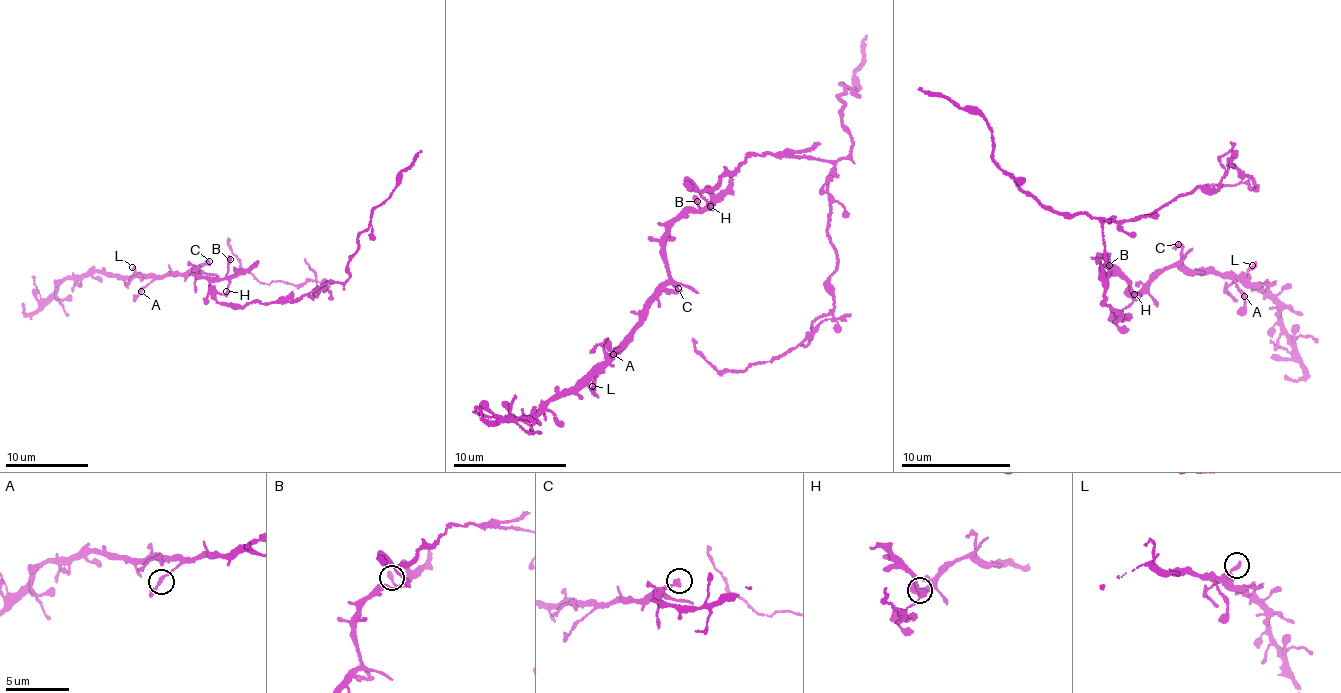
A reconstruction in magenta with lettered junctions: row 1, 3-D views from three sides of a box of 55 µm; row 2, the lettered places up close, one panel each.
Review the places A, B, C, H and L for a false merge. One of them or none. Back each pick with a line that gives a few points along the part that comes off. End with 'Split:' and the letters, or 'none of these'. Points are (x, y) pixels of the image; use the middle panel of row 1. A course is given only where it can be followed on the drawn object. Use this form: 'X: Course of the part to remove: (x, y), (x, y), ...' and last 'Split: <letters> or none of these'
H: Course of the part to remove: (710, 205), (698, 188), (754, 154), (823, 159), (835, 272), (829, 314), (767, 363), (714, 367), (692, 337)
Split: H

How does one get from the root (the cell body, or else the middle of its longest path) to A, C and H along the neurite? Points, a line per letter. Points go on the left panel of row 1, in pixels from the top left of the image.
A: (236, 306), (217, 300), (227, 279), (199, 269), (167, 275), (141, 291)
C: (236, 306), (217, 300), (215, 295), (226, 292), (227, 279), (212, 279), (195, 270), (209, 261)
H: (236, 306), (217, 300), (215, 295), (226, 291)

